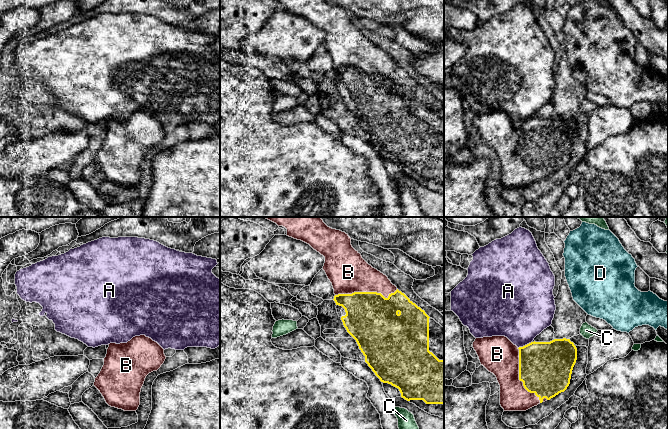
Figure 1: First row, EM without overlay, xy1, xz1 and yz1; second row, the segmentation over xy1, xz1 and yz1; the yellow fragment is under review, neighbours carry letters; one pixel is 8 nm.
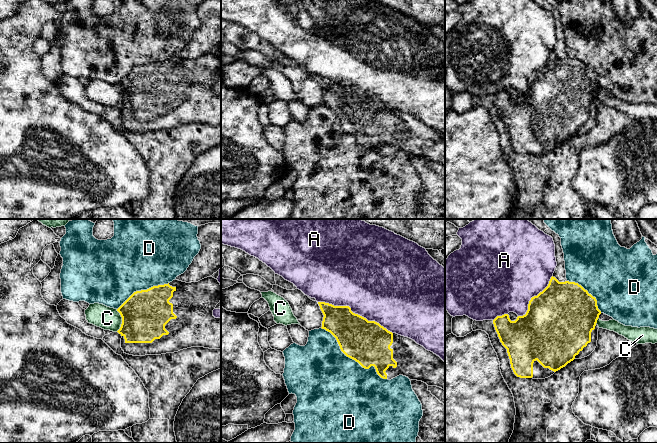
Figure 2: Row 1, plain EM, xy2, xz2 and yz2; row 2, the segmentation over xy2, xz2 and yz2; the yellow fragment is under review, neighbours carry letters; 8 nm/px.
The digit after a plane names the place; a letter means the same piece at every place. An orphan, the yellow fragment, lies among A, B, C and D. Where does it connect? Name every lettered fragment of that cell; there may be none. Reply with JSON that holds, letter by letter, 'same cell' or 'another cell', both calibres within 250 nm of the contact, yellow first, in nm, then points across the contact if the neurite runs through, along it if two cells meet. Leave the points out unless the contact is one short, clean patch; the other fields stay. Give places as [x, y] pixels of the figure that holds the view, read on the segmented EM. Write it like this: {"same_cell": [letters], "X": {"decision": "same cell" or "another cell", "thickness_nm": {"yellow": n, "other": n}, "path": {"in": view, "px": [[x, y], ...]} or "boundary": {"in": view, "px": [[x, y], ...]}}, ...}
{"same_cell": ["B"], "A": {"decision": "another cell", "thickness_nm": {"yellow": 340, "other": 480}}, "B": {"decision": "same cell", "thickness_nm": {"yellow": 420, "other": 320}}, "C": {"decision": "another cell", "thickness_nm": {"yellow": 380, "other": 180}}, "D": {"decision": "another cell", "thickness_nm": {"yellow": 360, "other": 480}}}

